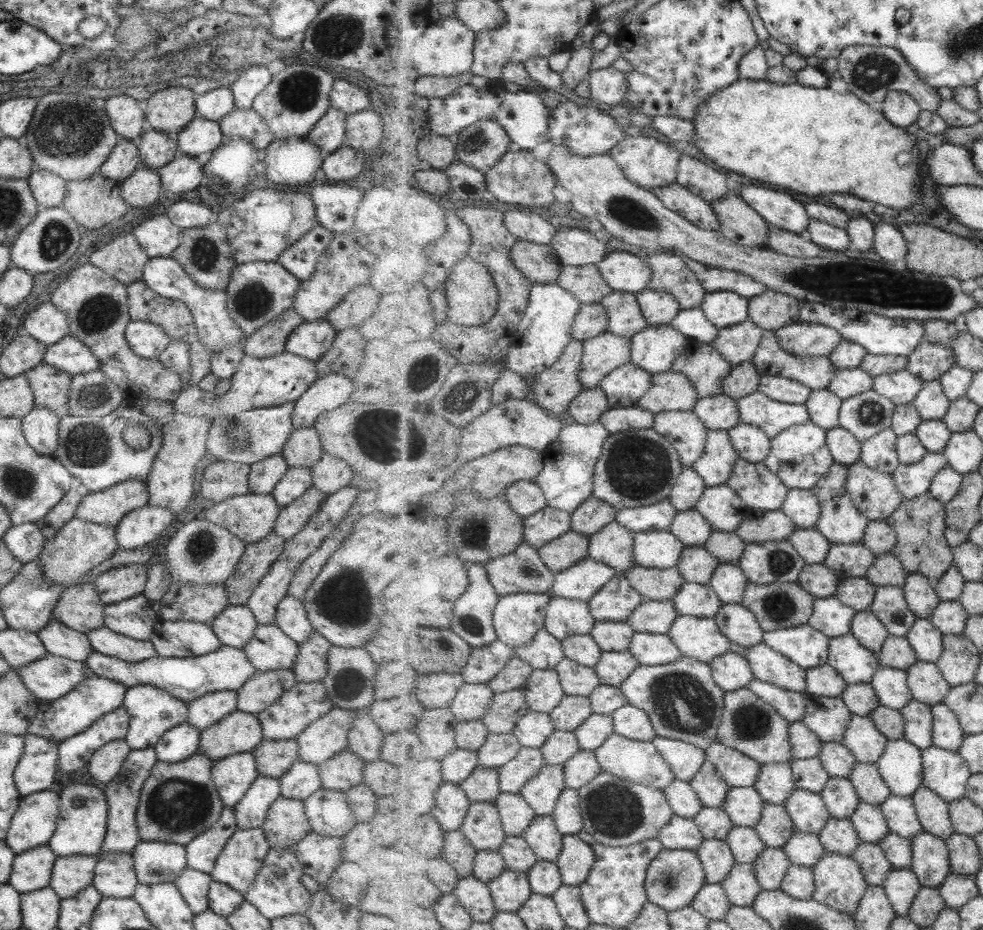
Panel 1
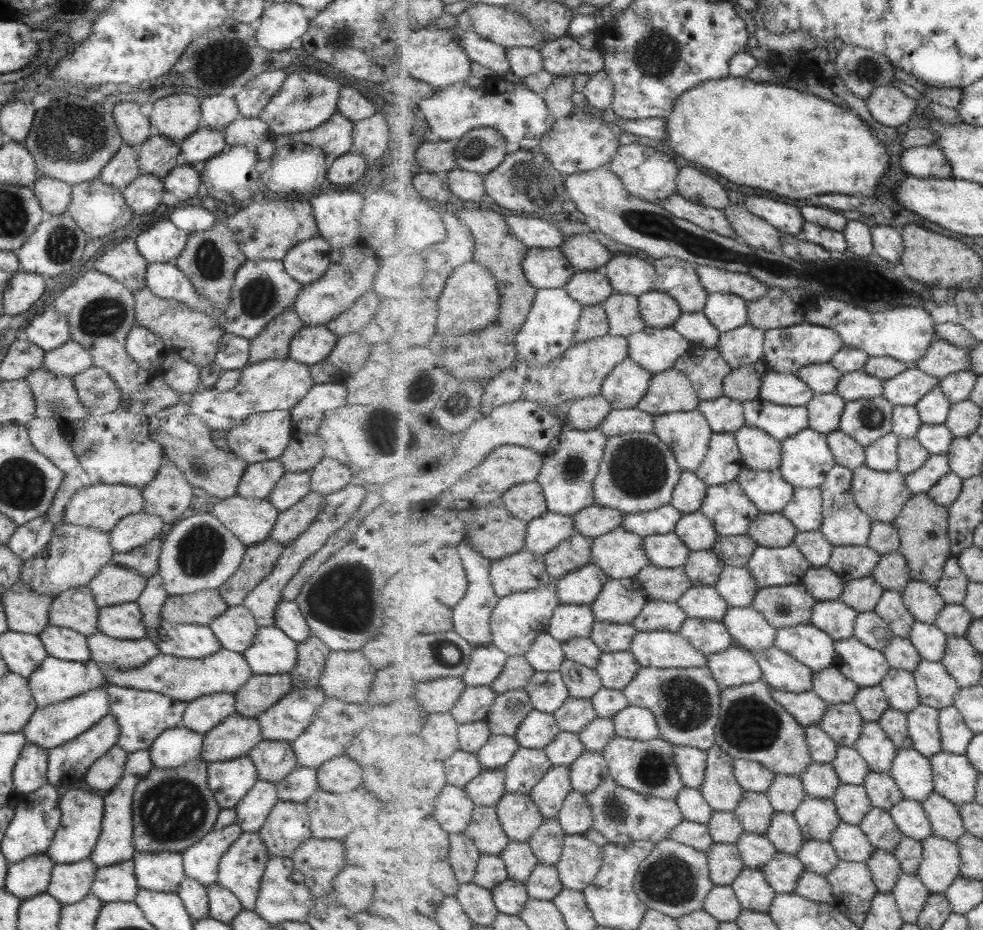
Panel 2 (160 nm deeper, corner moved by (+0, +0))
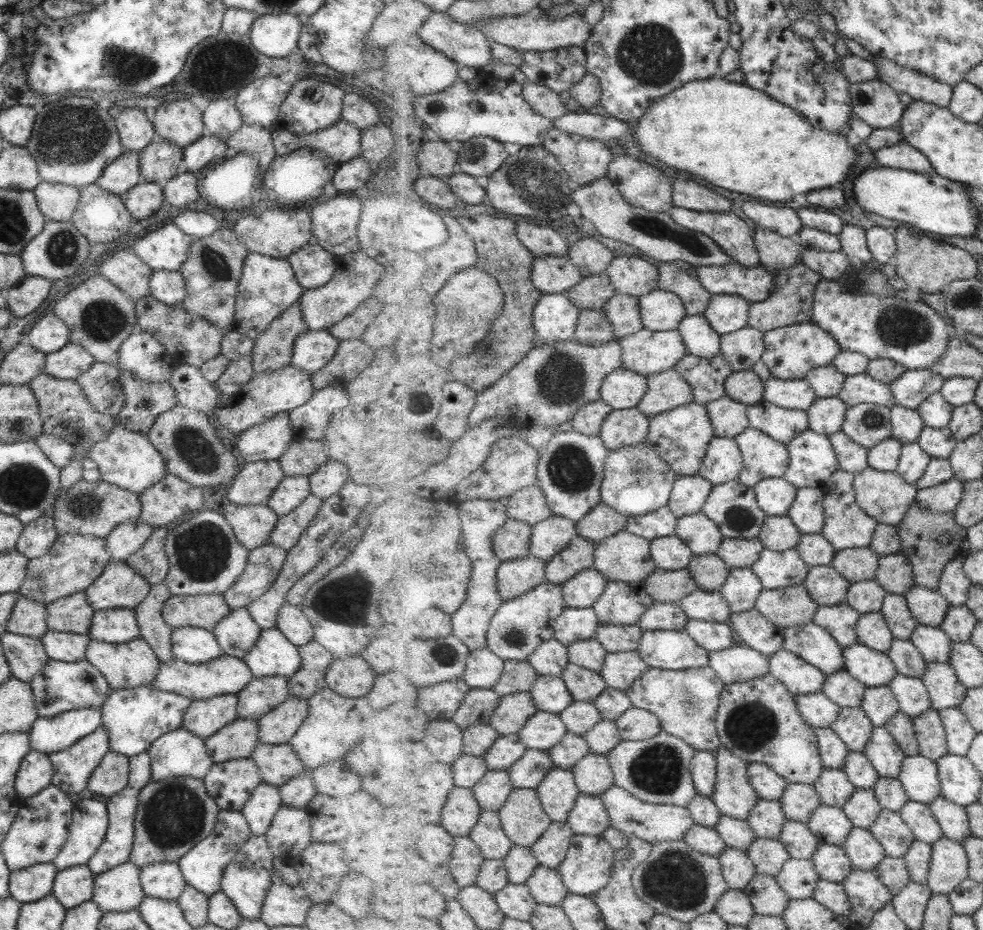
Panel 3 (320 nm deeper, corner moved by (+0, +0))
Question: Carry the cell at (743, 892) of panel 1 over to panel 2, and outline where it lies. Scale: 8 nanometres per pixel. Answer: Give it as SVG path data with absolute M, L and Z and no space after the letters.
M746 866L731 886L743 909L769 913L777 892L762 870Z

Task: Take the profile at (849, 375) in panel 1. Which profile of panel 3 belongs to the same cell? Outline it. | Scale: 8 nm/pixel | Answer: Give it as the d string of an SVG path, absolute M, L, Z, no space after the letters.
M866 372L848 375L840 397L848 406L856 404L880 404L881 406L894 407L896 398L892 393L891 385L876 377L869 376Z

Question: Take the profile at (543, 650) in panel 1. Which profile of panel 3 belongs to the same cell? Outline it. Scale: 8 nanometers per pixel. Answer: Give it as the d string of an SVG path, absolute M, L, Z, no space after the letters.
M553 637L541 643L528 661L541 675L560 677L570 663L568 645Z

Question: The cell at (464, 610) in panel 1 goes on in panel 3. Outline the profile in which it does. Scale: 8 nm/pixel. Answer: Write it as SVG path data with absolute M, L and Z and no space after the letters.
M467 500L458 505L459 518L463 523L466 551L472 562L473 573L468 587L466 602L452 614L453 635L460 638L470 649L477 650L488 646L488 632L492 618L504 603L498 589L497 570L500 557L494 551L493 537L508 520L508 509L502 500Z

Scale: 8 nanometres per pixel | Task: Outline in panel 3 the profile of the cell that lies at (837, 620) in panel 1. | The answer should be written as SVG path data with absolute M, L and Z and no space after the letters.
M847 602L819 608L814 623L828 629L842 647L858 642L856 626L862 614Z

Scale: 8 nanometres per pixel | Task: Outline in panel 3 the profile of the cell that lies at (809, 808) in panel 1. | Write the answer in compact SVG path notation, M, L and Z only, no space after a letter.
M821 803L807 824L820 837L821 843L843 847L854 824L844 808Z

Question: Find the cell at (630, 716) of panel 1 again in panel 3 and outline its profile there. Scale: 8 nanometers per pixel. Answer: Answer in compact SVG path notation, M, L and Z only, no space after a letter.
M635 706L621 715L615 724L620 730L621 738L625 740L649 740L663 730L659 717Z

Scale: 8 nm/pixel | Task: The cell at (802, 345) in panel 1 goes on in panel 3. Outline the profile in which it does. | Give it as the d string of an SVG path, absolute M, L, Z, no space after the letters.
M813 322L774 328L764 333L765 352L762 361L772 370L772 376L783 380L805 379L809 371L831 365L842 351L840 341Z

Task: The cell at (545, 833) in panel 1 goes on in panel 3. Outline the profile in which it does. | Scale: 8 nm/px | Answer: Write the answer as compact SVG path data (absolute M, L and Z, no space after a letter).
M552 821L544 835L532 846L540 864L557 869L564 862L576 832L564 822Z

